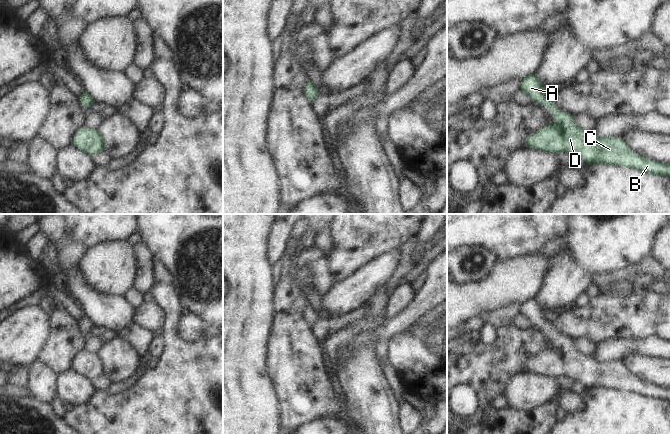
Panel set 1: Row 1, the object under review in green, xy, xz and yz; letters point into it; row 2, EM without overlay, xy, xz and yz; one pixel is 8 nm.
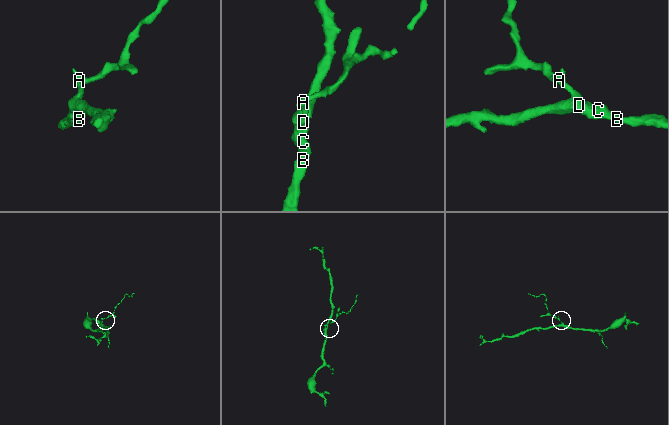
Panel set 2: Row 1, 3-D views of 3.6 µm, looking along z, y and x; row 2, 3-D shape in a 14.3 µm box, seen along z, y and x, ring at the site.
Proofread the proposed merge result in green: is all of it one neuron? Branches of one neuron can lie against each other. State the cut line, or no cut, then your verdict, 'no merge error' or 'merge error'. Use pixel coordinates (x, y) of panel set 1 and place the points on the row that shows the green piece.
no cut; no merge error

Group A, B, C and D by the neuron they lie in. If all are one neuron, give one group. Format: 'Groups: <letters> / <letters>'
Groups: A B C D.

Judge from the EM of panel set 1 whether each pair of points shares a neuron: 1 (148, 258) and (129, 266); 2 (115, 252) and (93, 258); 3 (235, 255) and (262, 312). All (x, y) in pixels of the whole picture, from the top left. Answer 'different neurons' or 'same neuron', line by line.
1: different neurons
2: same neuron
3: same neuron

